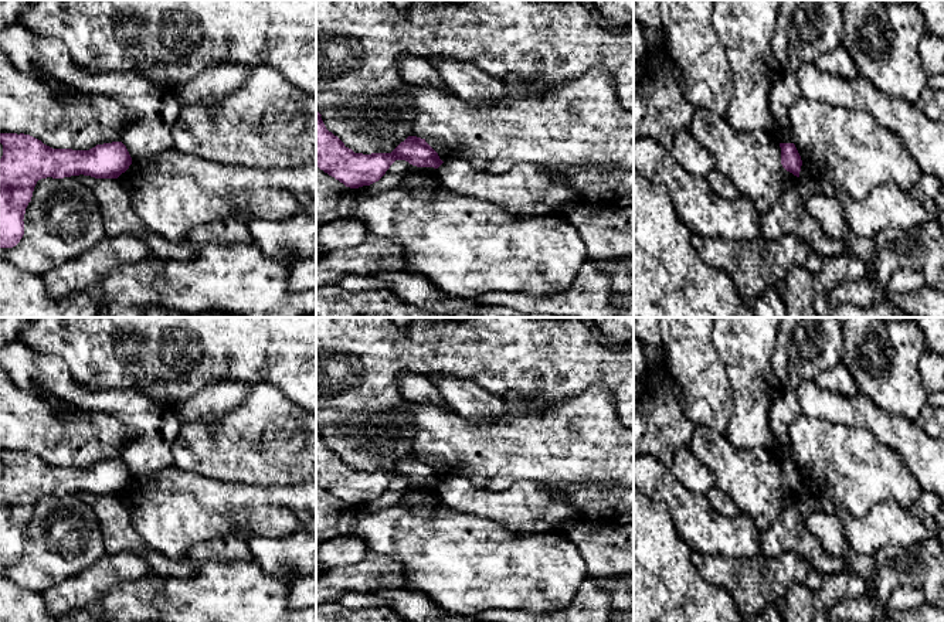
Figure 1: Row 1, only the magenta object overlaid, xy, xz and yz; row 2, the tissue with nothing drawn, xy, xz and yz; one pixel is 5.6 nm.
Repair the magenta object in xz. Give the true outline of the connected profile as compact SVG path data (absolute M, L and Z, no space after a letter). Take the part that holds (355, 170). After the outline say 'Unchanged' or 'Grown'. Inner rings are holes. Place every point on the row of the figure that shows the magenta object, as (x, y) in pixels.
M316 111L316 166L346 187L359 188L378 181L395 160L434 169L444 163L425 139L417 136L408 136L391 153L354 153L326 129L320 116Z. Unchanged

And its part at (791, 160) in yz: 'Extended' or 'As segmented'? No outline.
As segmented

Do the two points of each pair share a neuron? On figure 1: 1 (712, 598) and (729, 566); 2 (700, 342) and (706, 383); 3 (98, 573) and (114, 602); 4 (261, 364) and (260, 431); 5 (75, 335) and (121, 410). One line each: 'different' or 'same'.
1: different
2: same
3: different
4: different
5: different

